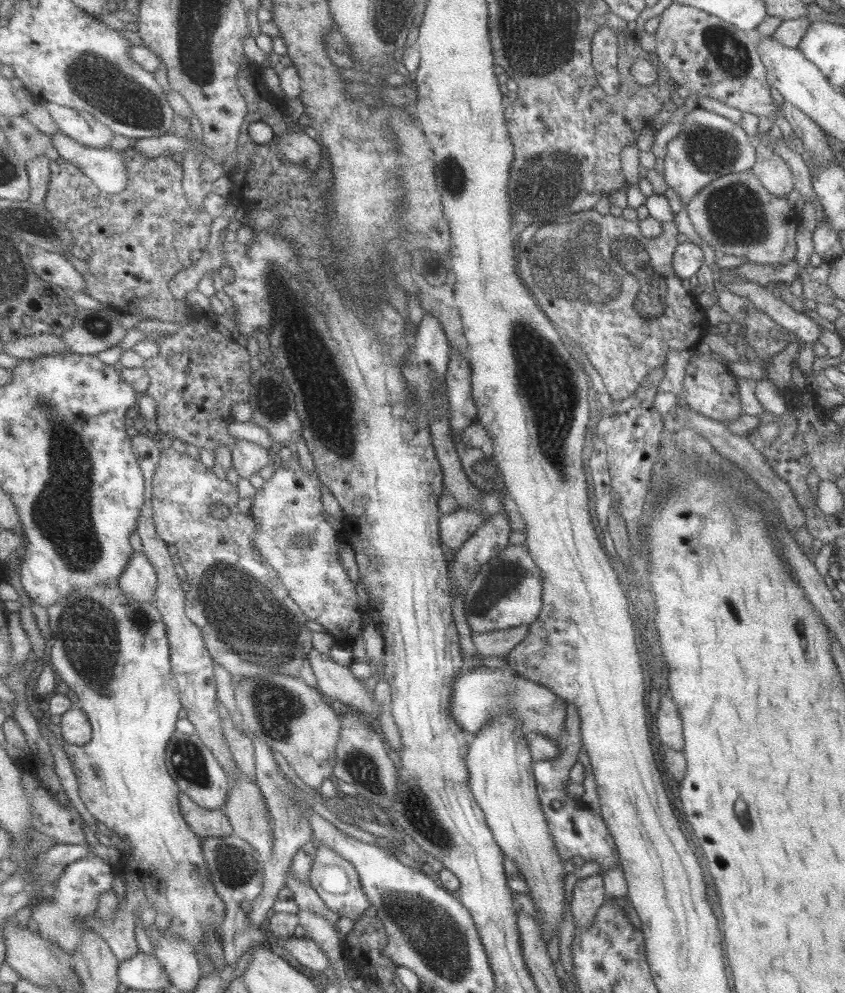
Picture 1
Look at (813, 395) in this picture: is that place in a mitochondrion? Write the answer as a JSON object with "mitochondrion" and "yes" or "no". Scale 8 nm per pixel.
{"mitochondrion":"no"}

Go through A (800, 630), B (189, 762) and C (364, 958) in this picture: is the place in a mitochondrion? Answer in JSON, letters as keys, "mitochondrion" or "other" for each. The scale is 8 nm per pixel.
{"A":"other","B":"mitochondrion","C":"other"}

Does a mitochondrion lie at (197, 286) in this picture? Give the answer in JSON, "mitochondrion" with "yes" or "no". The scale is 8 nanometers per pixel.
{"mitochondrion":"no"}

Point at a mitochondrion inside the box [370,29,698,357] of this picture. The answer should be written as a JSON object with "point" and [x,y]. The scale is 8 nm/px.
{"point":[582,262]}

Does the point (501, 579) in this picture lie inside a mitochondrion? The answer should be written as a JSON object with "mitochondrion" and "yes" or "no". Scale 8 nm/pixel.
{"mitochondrion":"yes"}

